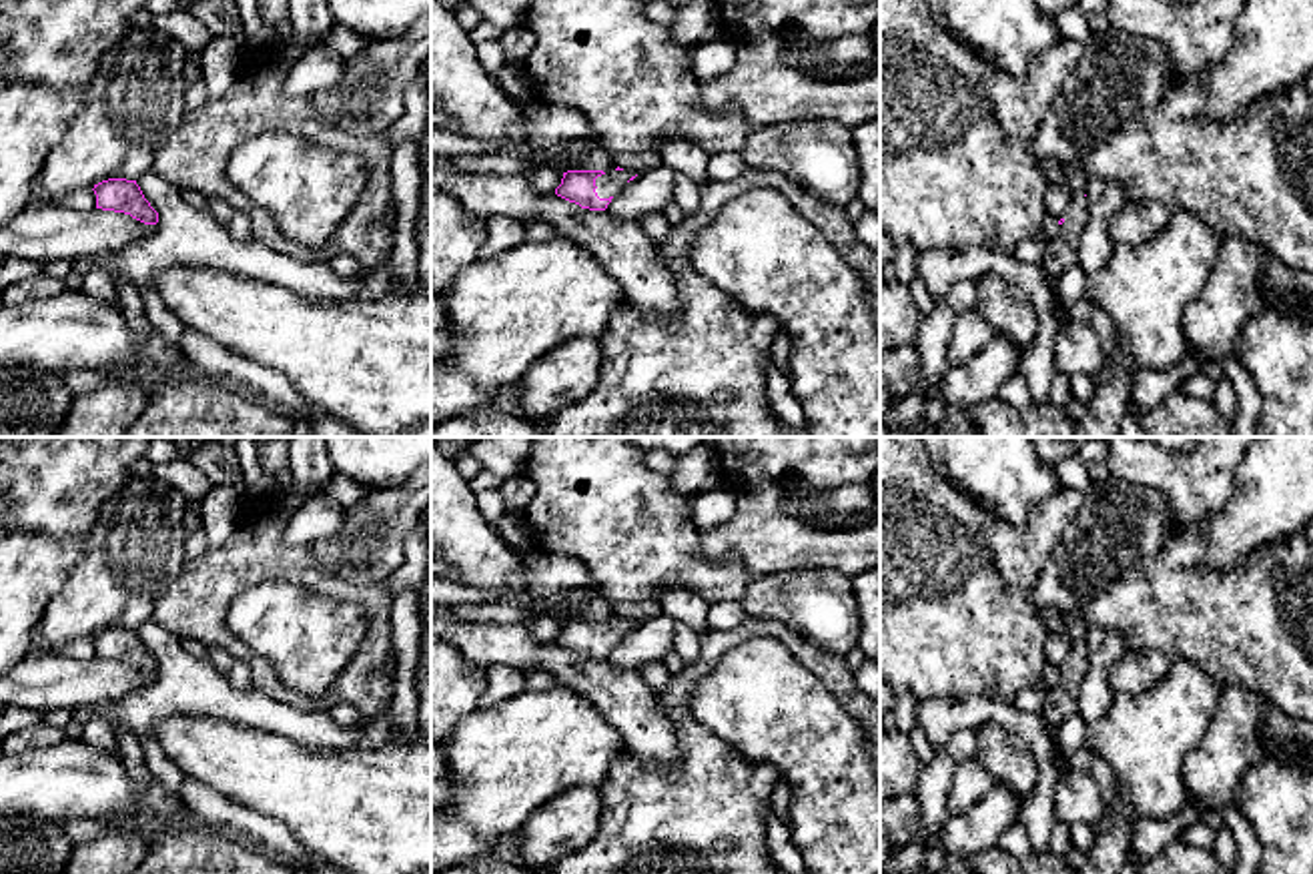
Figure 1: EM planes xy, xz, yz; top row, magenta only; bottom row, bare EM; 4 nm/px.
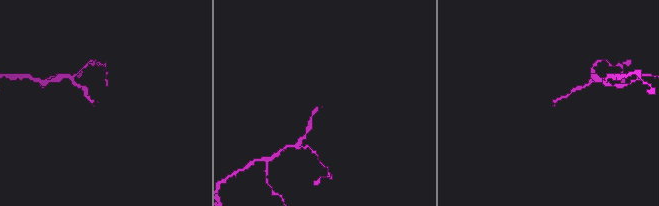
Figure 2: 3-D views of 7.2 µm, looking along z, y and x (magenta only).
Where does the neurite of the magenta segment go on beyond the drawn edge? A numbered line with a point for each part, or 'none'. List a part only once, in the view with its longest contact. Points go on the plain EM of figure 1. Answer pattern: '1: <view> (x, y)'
1: xz (608, 634)

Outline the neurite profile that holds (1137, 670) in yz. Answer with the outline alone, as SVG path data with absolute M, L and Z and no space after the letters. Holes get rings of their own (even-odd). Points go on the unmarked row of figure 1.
M1133 649L1109 670L1109 686L1115 694L1141 694L1153 688L1173 668L1175 658L1157 649Z

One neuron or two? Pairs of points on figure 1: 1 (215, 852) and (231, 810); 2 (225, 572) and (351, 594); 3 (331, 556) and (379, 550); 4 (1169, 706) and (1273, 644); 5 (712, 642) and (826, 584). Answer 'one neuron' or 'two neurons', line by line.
1: two neurons
2: one neuron
3: one neuron
4: two neurons
5: two neurons

